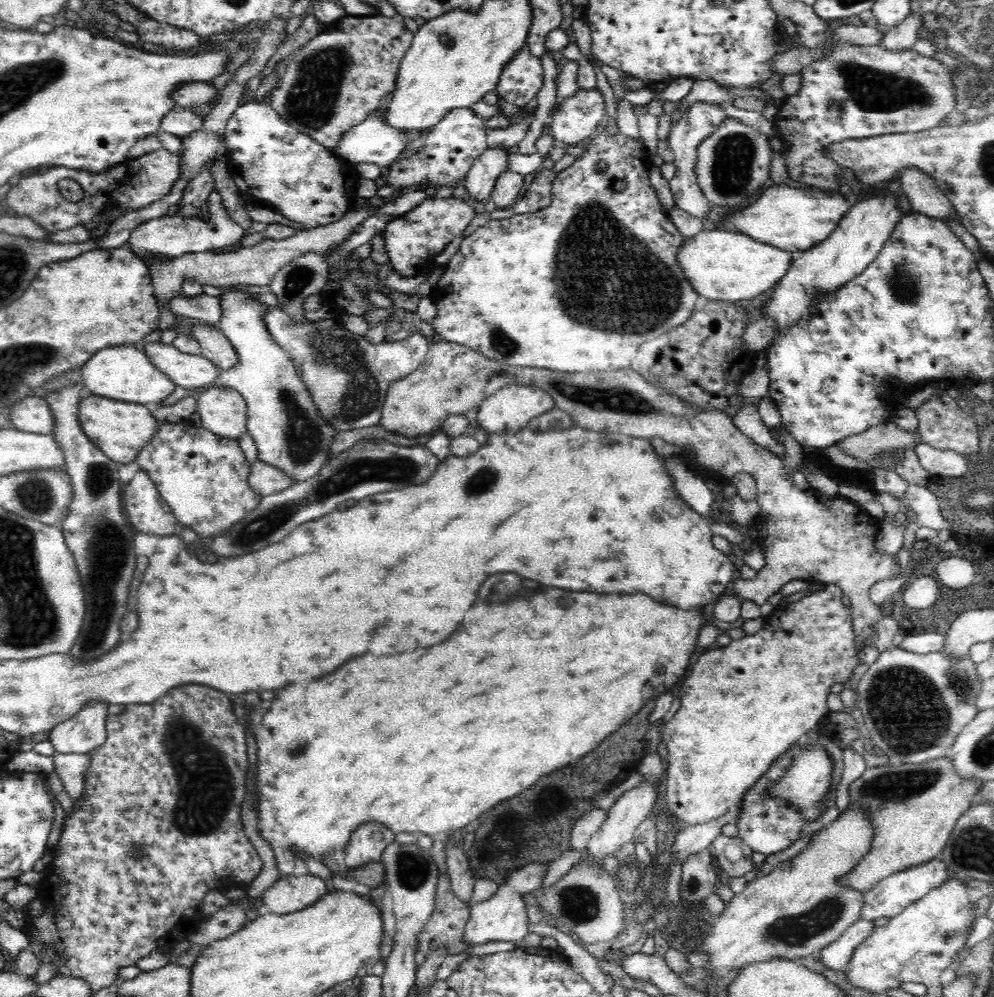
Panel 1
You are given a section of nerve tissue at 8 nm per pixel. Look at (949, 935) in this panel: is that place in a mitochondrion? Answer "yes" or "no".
yes

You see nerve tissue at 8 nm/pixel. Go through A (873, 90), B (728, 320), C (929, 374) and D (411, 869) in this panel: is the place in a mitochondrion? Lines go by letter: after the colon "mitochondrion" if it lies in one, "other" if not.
A: mitochondrion
B: other
C: other
D: mitochondrion

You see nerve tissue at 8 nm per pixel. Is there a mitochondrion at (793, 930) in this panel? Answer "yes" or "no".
yes

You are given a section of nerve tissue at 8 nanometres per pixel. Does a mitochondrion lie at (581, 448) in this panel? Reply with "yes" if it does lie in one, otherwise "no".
no

